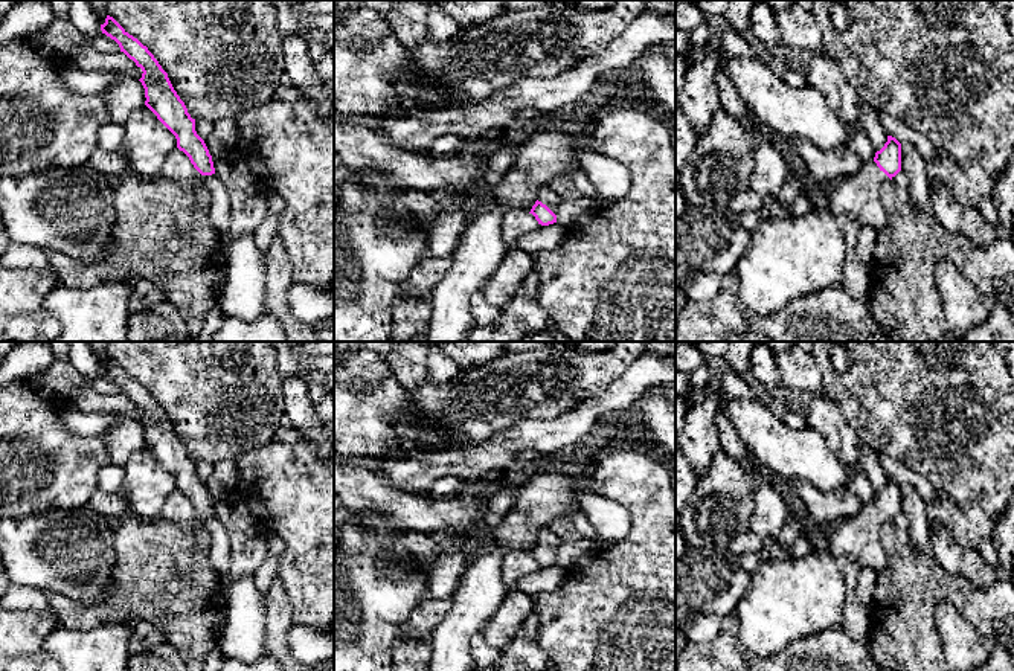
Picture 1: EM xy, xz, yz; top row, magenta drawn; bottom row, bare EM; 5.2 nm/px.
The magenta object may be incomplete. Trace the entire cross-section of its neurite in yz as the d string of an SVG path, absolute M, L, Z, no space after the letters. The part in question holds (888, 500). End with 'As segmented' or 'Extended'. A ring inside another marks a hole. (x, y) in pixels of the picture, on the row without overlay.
M887 477L884 488L875 494L857 515L831 526L828 549L836 555L855 558L860 567L875 573L886 570L889 557L881 543L881 529L901 512L901 485Z. Extended

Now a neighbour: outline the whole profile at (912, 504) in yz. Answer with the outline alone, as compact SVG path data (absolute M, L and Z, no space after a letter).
M912 485L901 486L901 511L909 520L909 537L919 551L930 549L932 525L927 517L927 505Z

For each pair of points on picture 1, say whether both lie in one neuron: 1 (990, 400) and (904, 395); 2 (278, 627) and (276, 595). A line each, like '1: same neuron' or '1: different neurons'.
1: same neuron
2: same neuron

